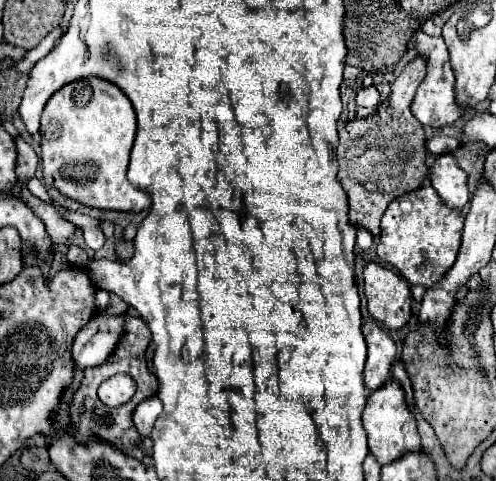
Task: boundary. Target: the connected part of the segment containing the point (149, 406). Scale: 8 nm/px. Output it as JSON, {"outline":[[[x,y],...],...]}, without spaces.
{"outline":[[[157,396],[143,400],[143,402],[135,408],[135,412],[133,412],[133,422],[135,422],[135,426],[137,426],[137,430],[139,430],[141,436],[149,436],[149,434],[151,434],[151,428],[153,428],[153,424],[155,424],[155,420],[159,418],[161,410],[163,410],[163,406],[161,406],[161,400],[159,400]]]}

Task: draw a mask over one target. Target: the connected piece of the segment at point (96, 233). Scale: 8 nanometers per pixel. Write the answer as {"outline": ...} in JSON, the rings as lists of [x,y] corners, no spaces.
{"outline":[[[67,212],[65,218],[71,220],[73,224],[77,224],[83,230],[83,236],[85,236],[85,242],[87,242],[89,248],[99,250],[105,244],[105,236],[103,236],[103,232],[99,228],[99,220],[89,218],[85,214],[79,214],[79,212]]]}

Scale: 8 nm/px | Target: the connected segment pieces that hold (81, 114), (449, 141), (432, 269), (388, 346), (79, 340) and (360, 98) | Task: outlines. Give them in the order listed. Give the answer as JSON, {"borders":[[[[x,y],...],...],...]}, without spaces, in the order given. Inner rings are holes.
{"borders":[[[[85,78],[63,86],[51,96],[41,116],[43,182],[87,208],[143,212],[151,206],[151,198],[127,180],[127,164],[135,140],[135,128],[135,110],[129,98],[115,84],[99,78]],[[77,166],[95,168],[93,178],[75,180],[63,176],[67,168]]],[[[437,136],[427,142],[427,150],[433,154],[451,154],[459,146],[461,146],[461,142],[457,138],[449,138],[449,136]]],[[[421,186],[395,198],[387,206],[381,218],[377,254],[381,260],[393,264],[409,284],[421,284],[429,288],[439,282],[443,274],[455,264],[461,244],[463,220],[463,212],[449,208],[441,196],[437,196],[433,186]]],[[[375,322],[363,324],[363,336],[365,336],[367,348],[369,348],[363,380],[365,380],[367,392],[375,392],[389,378],[391,364],[393,364],[393,358],[395,358],[395,342]]],[[[101,312],[93,316],[75,336],[73,362],[81,368],[97,366],[107,360],[123,332],[123,318]]],[[[369,86],[369,88],[359,88],[357,90],[357,96],[355,96],[355,102],[359,106],[377,106],[379,104],[379,92],[375,90],[375,86]]]]}

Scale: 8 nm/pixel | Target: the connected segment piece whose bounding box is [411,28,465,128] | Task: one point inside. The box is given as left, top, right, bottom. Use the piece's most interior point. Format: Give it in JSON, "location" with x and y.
{"location":[434,104]}

